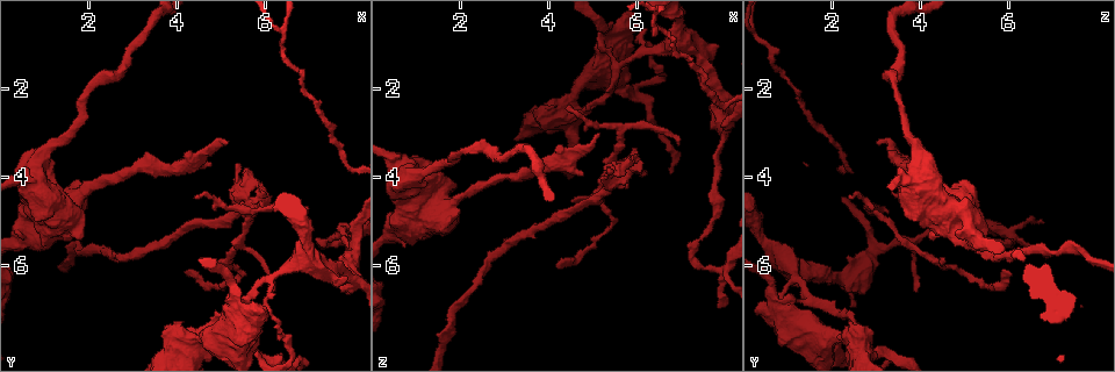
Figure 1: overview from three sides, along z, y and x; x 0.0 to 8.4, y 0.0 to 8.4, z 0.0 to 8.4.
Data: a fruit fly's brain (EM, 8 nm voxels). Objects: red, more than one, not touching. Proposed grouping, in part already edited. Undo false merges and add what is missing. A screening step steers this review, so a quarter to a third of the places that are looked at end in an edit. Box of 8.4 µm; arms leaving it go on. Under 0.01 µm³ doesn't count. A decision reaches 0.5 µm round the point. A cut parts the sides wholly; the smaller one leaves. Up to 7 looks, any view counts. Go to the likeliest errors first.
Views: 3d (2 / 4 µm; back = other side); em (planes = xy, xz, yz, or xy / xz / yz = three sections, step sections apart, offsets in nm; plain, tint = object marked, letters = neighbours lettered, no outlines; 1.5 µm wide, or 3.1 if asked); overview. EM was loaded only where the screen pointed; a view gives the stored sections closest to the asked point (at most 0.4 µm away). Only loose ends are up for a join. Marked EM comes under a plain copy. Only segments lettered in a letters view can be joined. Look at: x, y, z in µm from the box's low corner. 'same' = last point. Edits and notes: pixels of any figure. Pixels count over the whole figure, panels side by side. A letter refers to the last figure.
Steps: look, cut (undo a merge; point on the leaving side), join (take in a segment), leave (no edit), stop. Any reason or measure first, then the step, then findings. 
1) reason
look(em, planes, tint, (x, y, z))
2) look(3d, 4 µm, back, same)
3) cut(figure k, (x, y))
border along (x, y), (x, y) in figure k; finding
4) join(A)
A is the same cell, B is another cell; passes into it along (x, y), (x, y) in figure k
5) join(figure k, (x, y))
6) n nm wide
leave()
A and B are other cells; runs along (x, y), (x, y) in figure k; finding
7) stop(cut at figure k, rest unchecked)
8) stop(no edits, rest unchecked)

branch stops here
look(3d, 4 µm, (6.95, 4.80, 3.30))

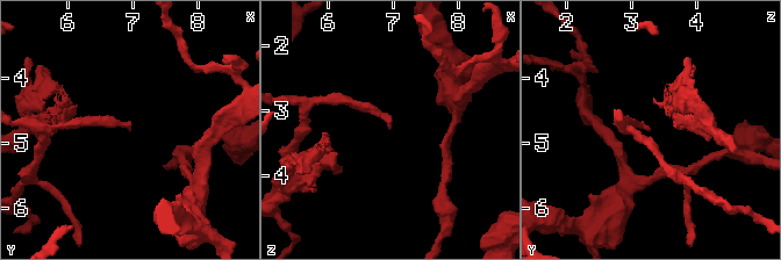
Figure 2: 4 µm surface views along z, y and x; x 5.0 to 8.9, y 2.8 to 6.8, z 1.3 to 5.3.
look(em, xz, step 4, letters, (6.95, 4.85, 3.25))

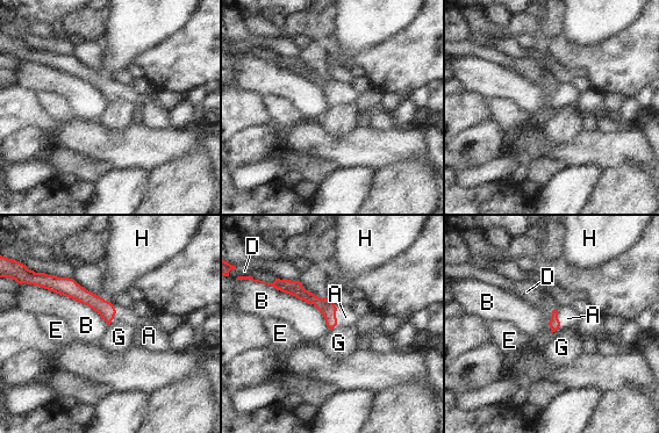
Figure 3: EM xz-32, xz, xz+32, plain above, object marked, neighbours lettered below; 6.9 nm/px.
join(A)
A is the same cell, B, D, E, G and H are other cells; passes into it along (326, 307), (335, 317), (345, 317) in figure 3; it goes on there

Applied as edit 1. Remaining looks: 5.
redraw
look(overview)

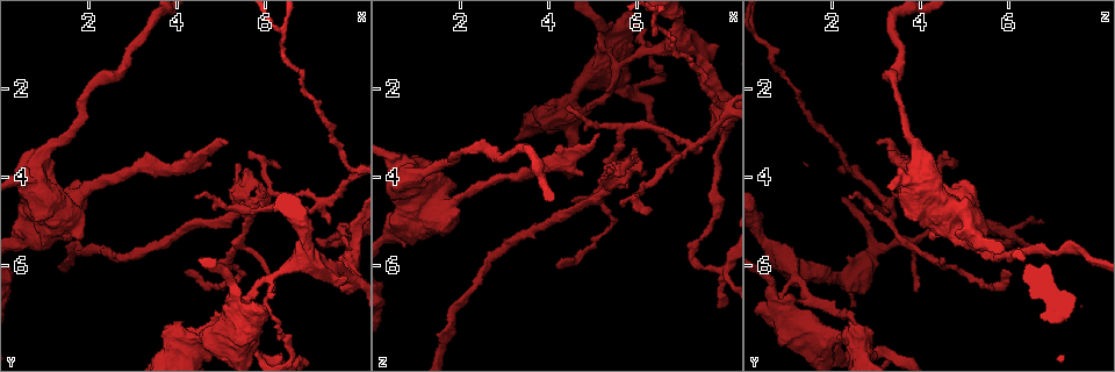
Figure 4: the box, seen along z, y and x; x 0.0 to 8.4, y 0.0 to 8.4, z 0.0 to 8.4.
thin end
look(3d, 4 µm, (4.40, 4.45, 2.40))

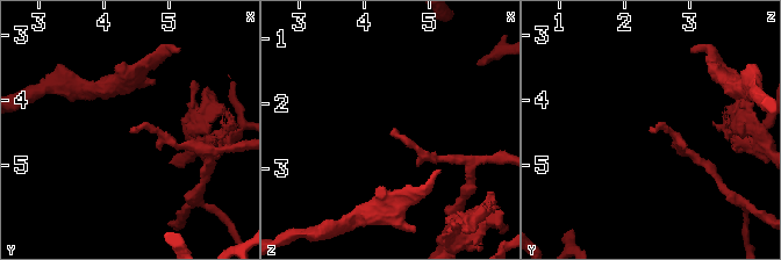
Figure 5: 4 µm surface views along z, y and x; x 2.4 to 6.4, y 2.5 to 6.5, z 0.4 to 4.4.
shape alone is not enough
look(em, yz, step 8, tint, (4.40, 4.45, 2.45))

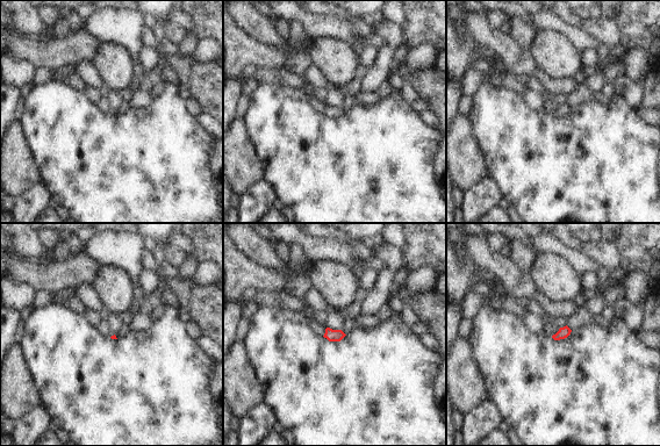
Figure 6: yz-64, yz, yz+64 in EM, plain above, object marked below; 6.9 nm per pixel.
another direction
look(em, planes, letters, same)

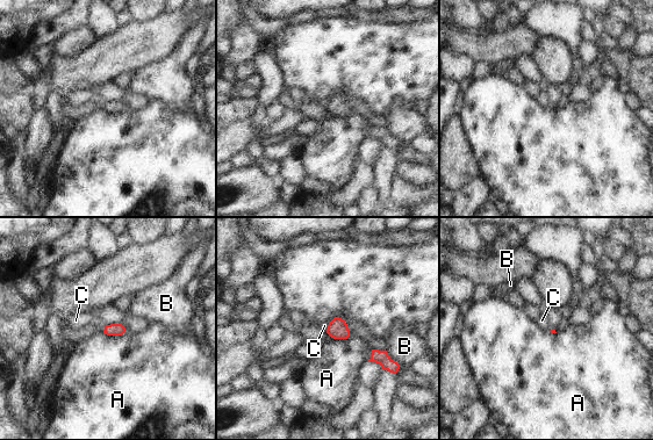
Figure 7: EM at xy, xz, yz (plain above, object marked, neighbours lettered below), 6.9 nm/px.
leave()
A, B and C are other cells; border along (105, 326), (102, 331) in figure 7; no lettered segment goes on from it

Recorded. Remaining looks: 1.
stop(join at figure 3, rest unchecked)

